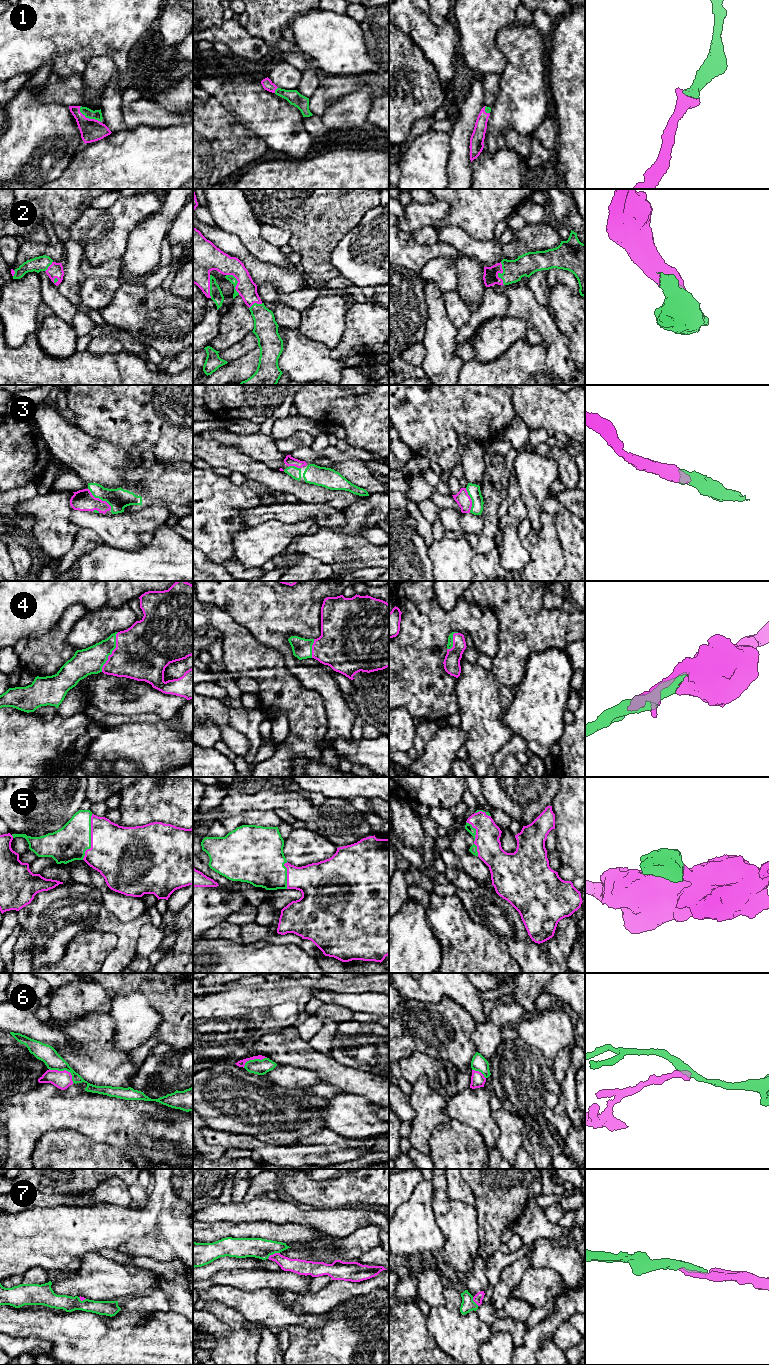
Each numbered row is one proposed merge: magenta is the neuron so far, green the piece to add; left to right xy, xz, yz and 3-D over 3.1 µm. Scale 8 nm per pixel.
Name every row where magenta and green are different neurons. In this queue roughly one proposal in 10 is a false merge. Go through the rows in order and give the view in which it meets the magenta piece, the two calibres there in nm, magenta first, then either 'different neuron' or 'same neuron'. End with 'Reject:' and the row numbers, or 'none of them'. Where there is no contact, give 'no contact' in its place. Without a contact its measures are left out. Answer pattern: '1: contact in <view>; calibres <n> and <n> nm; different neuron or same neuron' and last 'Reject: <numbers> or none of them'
1: contact in xy; calibres 180 and 80 nm; same neuron
2: contact in yz; calibres 120 and 180 nm; same neuron
3: contact in xy; calibres 170 and 170 nm; same neuron
4: contact in xy; calibres 440 and 220 nm; same neuron
5: contact in xy; calibres 420 and 280 nm; same neuron
6: contact in xy; calibres 140 and 140 nm; different neuron
7: contact in xz; calibres 120 and 160 nm; same neuron
Reject: 6

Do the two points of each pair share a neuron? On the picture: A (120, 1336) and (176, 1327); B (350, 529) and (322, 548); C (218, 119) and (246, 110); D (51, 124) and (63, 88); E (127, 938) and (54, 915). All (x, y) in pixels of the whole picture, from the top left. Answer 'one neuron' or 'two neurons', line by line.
A: one neuron
B: two neurons
C: two neurons
D: two neurons
E: one neuron

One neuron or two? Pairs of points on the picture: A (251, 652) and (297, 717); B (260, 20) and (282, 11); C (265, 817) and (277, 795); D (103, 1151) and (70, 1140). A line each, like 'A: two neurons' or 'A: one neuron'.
A: one neuron
B: one neuron
C: two neurons
D: one neuron

